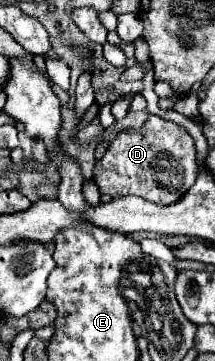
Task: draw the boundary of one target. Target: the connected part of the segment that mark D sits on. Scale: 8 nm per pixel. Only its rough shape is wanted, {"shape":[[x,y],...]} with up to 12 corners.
{"shape":[[186,128],[122,130],[94,166],[112,198],[174,204],[196,182]]}

